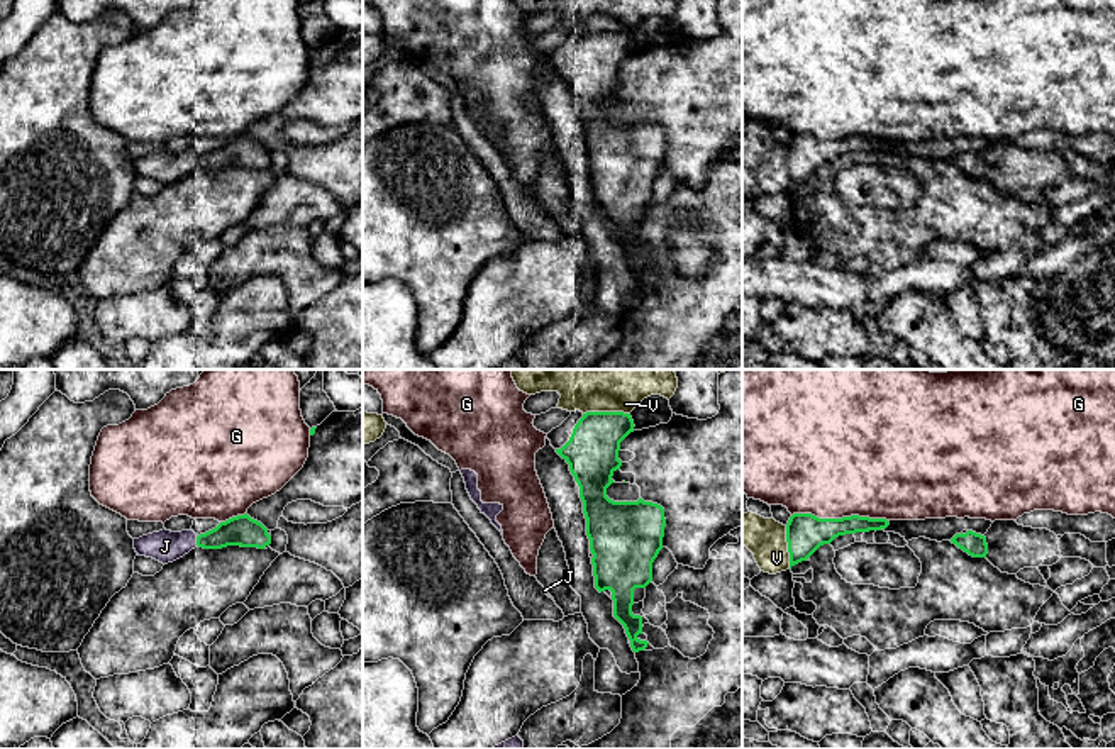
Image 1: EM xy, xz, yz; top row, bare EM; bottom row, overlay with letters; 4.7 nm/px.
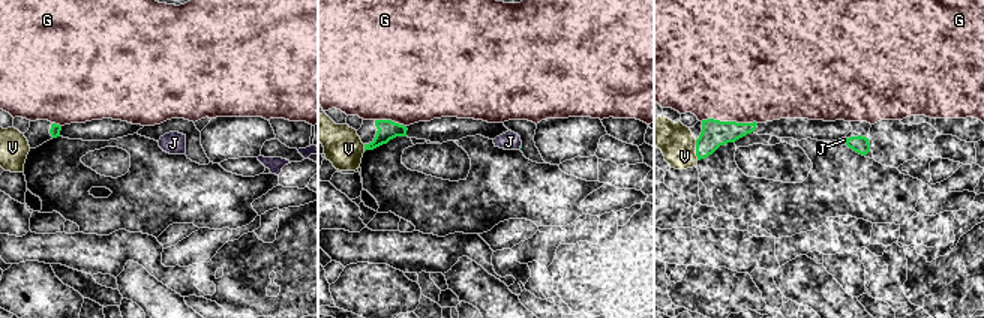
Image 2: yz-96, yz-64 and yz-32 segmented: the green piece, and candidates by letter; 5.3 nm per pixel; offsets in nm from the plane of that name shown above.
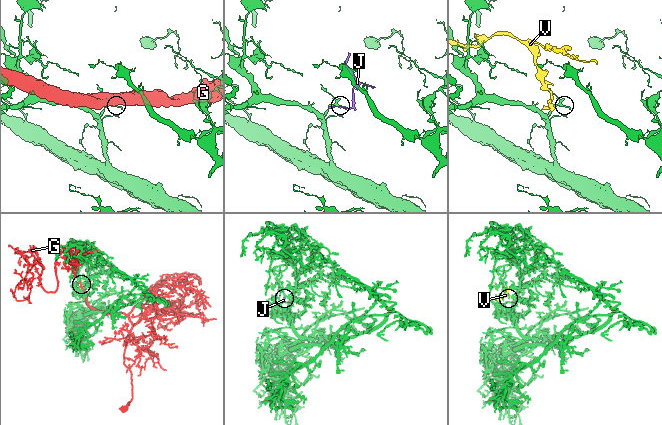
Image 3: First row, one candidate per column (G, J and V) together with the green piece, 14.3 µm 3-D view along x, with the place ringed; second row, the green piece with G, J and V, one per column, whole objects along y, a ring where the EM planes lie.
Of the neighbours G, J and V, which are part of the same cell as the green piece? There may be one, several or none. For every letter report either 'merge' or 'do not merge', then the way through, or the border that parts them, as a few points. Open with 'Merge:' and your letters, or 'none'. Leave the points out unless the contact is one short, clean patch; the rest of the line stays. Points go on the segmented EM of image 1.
Merge: J
G: do not merge
J: merge
V: do not merge | along xz (629, 412), (583, 414)

